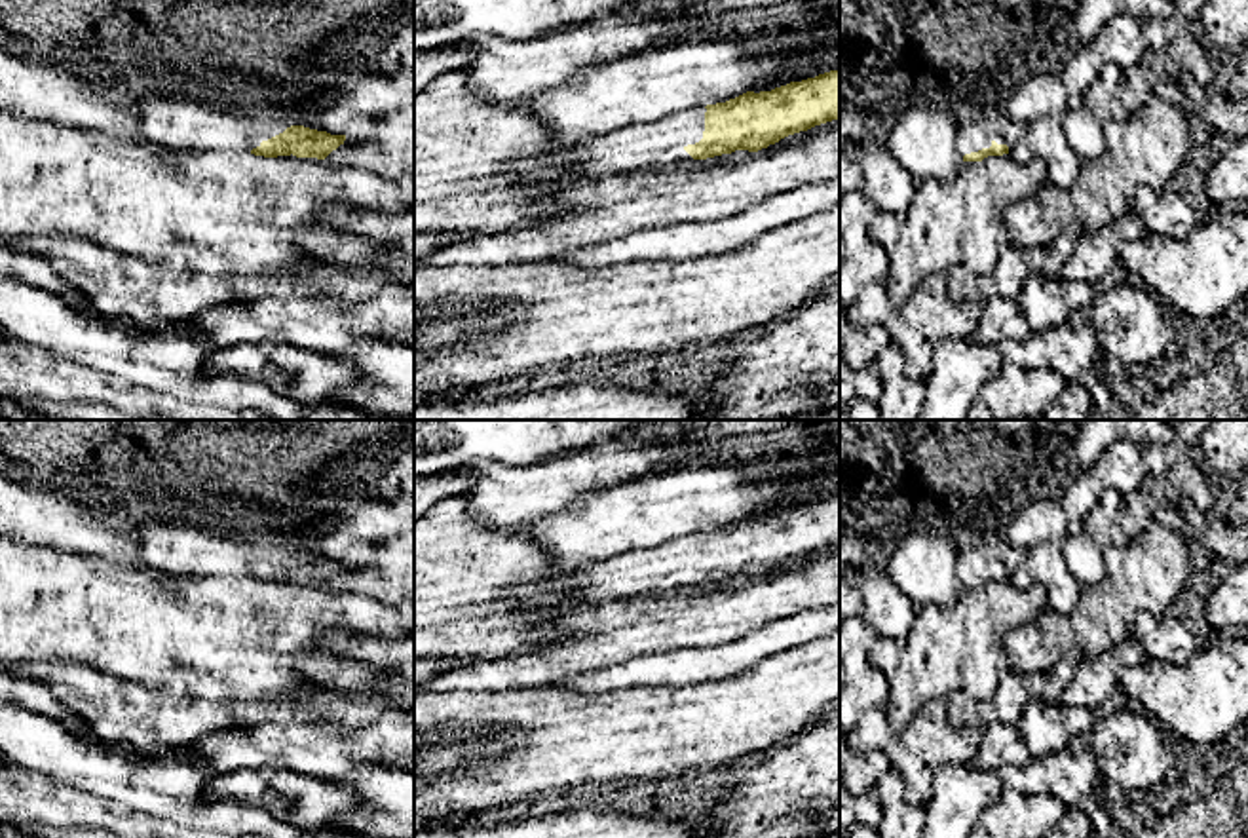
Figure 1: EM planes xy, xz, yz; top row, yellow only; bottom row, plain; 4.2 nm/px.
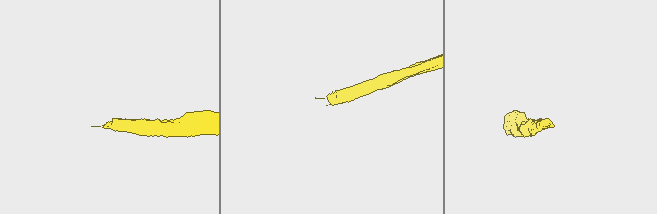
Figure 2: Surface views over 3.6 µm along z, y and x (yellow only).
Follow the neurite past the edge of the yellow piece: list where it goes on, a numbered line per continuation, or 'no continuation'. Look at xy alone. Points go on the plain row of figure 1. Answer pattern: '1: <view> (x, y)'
1: xy (177, 550)

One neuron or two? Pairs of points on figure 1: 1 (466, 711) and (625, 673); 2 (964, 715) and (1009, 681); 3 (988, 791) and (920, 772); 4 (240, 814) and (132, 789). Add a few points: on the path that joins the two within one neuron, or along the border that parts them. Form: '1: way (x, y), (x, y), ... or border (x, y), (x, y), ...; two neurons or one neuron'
1: border (557, 685), (589, 696), (608, 692); two neurons
2: way (977, 713), (990, 711), (1007, 694); one neuron
3: border (973, 762), (943, 764), (924, 806); two neurons
4: way (213, 814), (192, 808), (173, 789), (158, 789); one neuron

